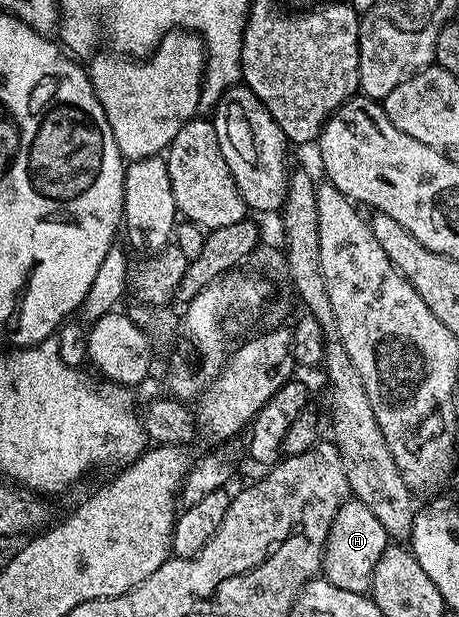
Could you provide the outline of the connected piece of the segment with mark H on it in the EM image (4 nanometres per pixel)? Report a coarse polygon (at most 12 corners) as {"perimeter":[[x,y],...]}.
{"perimeter":[[364,503],[336,511],[322,556],[332,587],[369,594],[386,531]]}

